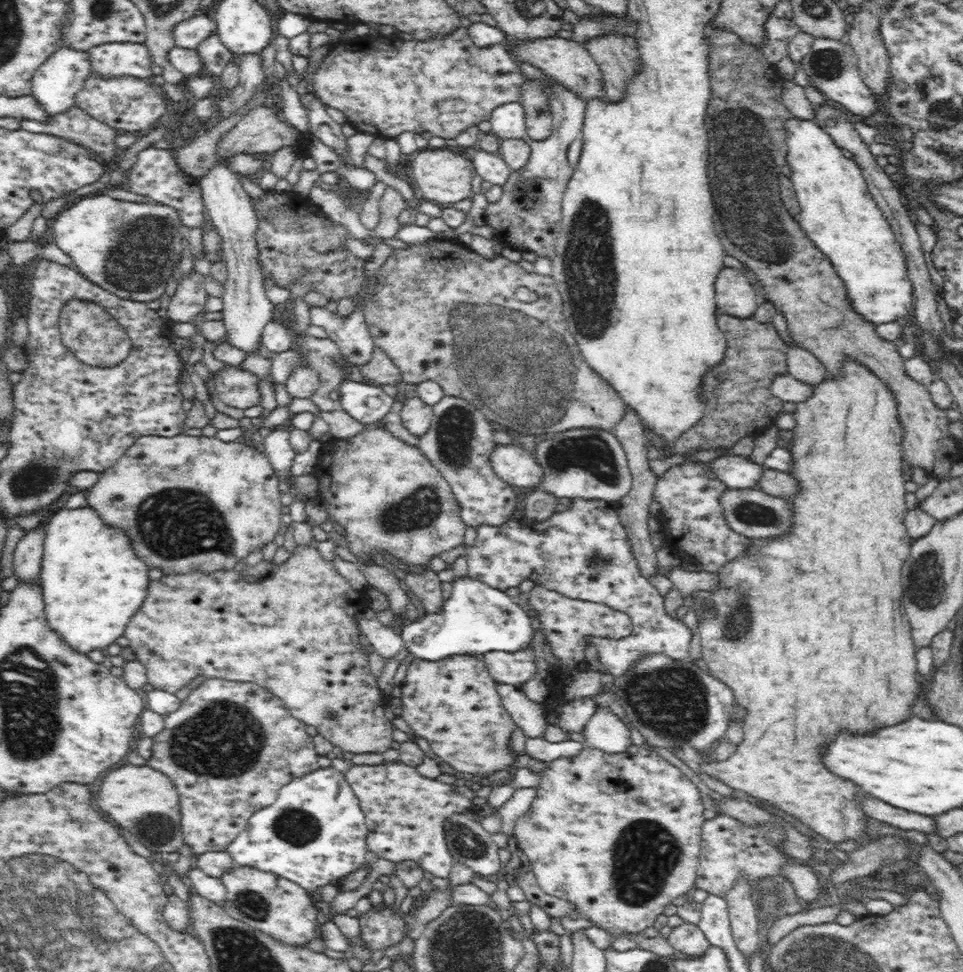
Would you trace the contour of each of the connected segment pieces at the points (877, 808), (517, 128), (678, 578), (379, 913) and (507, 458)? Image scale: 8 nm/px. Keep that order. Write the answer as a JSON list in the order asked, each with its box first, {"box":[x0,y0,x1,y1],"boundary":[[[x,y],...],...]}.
[{"box":[858,798,936,833],"boundary":[[[864,798],[862,806],[858,807],[862,807],[862,811],[868,817],[875,818],[880,822],[886,822],[895,828],[936,833],[936,823],[934,823],[934,819],[931,816],[905,811],[904,809],[893,807],[891,804],[884,804],[882,800],[874,800],[874,798]]]},{"box":[491,102,526,140],"boundary":[[[519,102],[504,104],[491,113],[491,134],[499,140],[522,139],[525,130],[526,114]]]},{"box":[663,566,719,597],"boundary":[[[674,566],[672,571],[663,572],[663,575],[680,591],[684,597],[700,590],[714,591],[719,588],[719,576],[701,570],[700,572],[690,572],[682,570],[679,566]]]},{"box":[357,904,406,951],"boundary":[[[383,904],[381,908],[372,906],[363,916],[357,917],[361,942],[372,951],[398,945],[406,934],[404,918],[393,904]]]},{"box":[488,444,544,488],"boundary":[[[496,444],[488,456],[488,463],[500,479],[512,486],[537,488],[544,478],[544,469],[536,462],[532,450],[524,450],[520,444]]]}]

